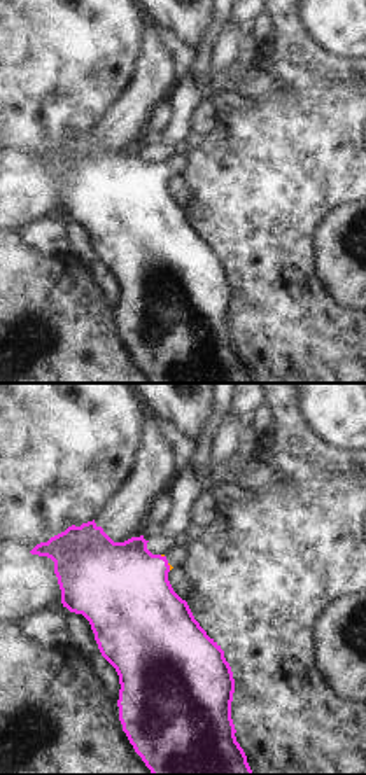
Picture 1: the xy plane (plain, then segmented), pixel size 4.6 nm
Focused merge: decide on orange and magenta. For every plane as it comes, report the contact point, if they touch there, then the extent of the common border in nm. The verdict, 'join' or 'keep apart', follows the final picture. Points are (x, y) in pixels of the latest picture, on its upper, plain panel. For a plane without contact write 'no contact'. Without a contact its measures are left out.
contact (170, 175); length 40 nm

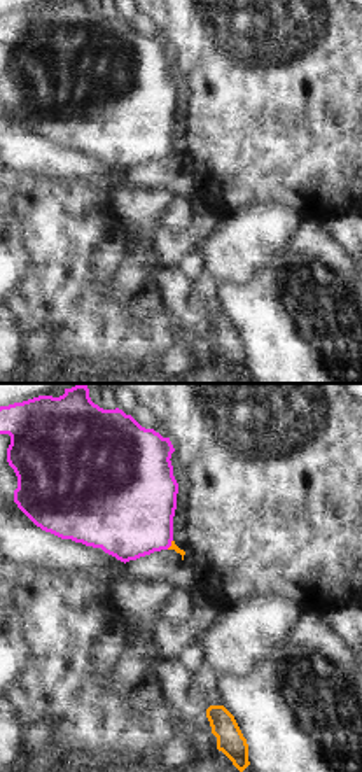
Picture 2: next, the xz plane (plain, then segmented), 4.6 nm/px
contact (172, 153); length 50 nm

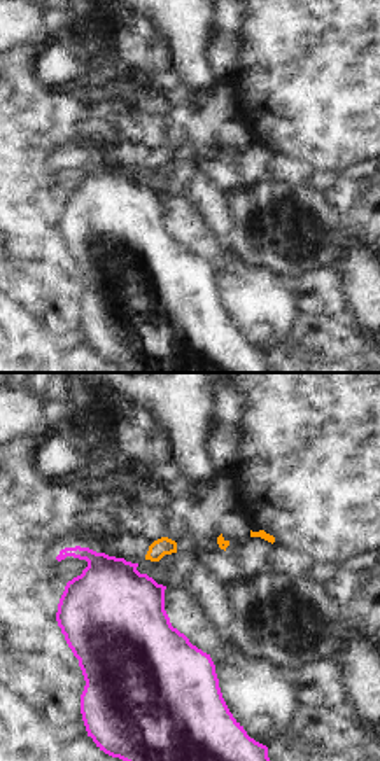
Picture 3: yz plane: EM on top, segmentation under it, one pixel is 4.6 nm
no contact

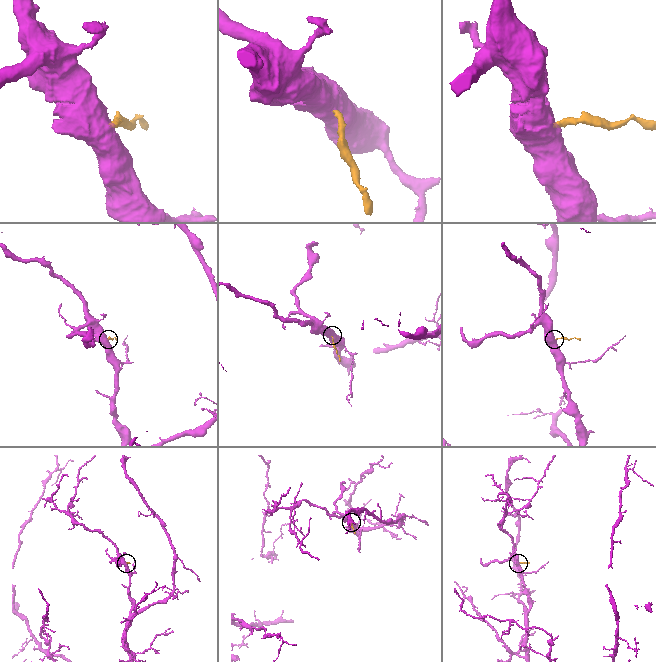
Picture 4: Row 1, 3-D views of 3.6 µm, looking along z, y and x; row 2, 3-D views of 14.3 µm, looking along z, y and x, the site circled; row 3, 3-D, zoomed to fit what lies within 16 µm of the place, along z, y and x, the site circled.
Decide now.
join

